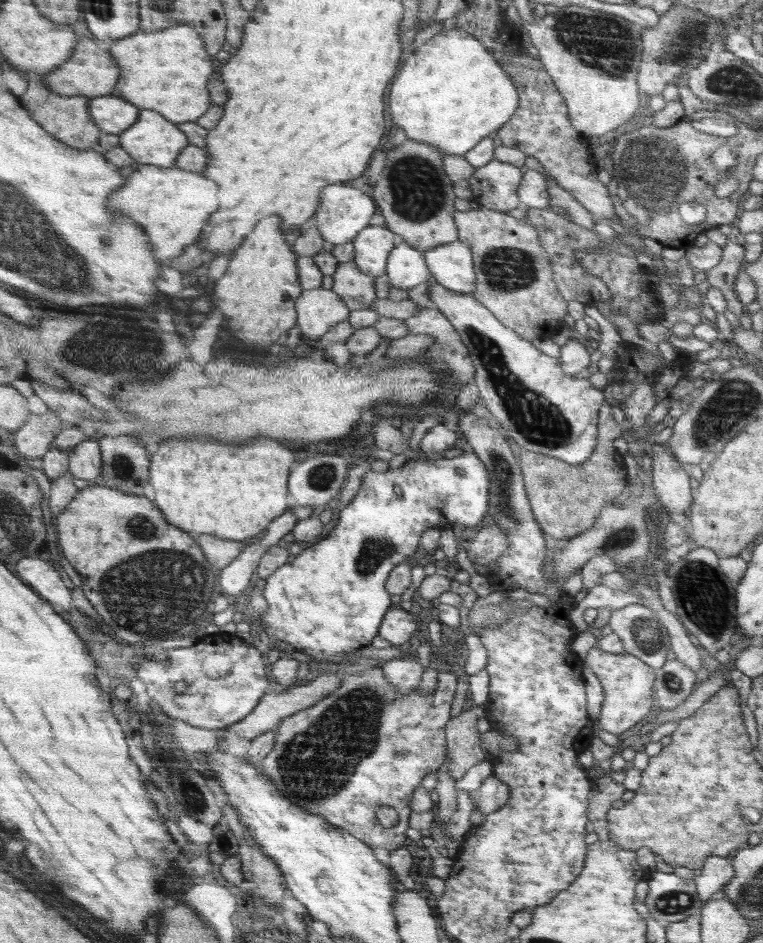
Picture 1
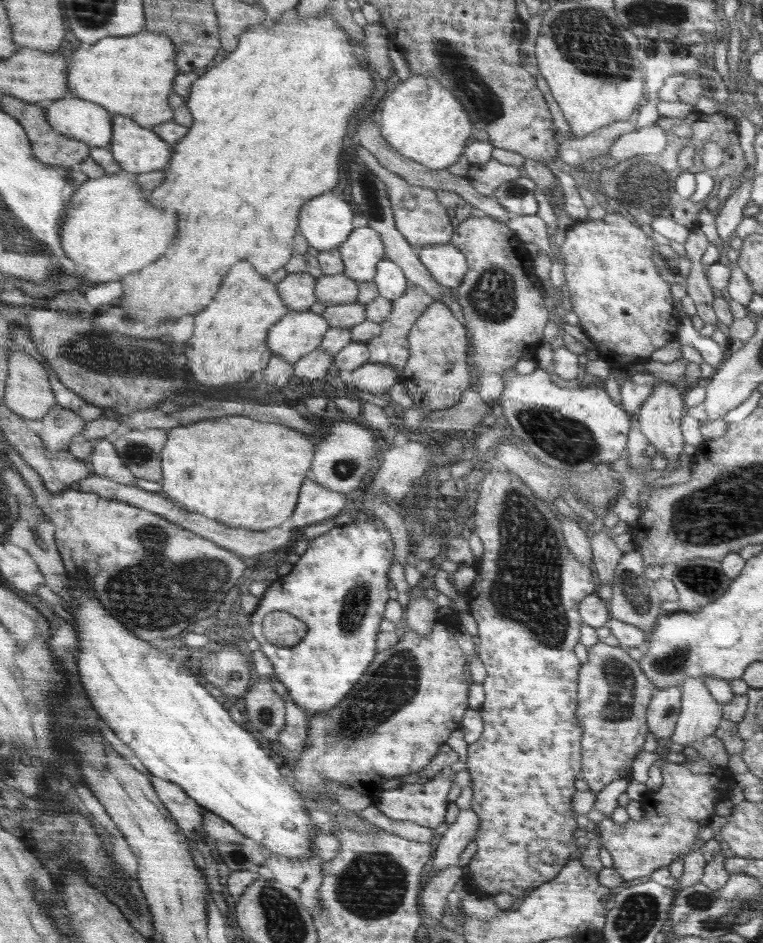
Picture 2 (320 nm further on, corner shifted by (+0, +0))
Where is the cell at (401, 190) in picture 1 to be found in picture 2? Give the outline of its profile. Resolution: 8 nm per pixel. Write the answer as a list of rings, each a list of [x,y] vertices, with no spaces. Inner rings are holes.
[[[358,144],[354,150],[356,150],[358,158],[365,162],[366,167],[372,170],[372,174],[386,186],[396,228],[412,247],[422,248],[427,245],[449,243],[454,234],[454,227],[452,227],[451,219],[446,211],[446,205],[442,204],[434,189],[408,184],[403,177],[382,167],[368,150]]]

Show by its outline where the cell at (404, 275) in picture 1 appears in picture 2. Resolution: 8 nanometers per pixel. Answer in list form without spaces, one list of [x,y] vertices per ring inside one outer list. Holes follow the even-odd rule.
[[[387,258],[378,264],[376,274],[371,281],[376,283],[378,294],[388,300],[400,298],[407,290],[407,277],[403,269]]]

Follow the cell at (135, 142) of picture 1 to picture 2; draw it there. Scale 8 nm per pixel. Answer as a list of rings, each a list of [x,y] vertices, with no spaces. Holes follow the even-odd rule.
[[[116,115],[109,149],[122,172],[138,175],[160,171],[170,163],[173,147],[152,128],[138,125],[132,118]]]

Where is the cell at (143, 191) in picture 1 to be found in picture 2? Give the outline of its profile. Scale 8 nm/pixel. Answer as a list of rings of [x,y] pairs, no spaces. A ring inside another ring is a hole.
[[[120,170],[114,175],[105,175],[100,179],[89,179],[81,184],[78,191],[72,195],[72,208],[61,226],[63,255],[74,260],[76,264],[86,266],[86,274],[82,274],[82,280],[86,280],[88,284],[114,282],[114,280],[120,280],[122,276],[126,276],[134,270],[148,266],[150,262],[154,262],[162,254],[162,248],[168,246],[170,236],[176,234],[174,212],[172,210],[164,212],[164,210],[148,204],[148,200],[144,198],[144,192],[137,184],[133,174]]]

